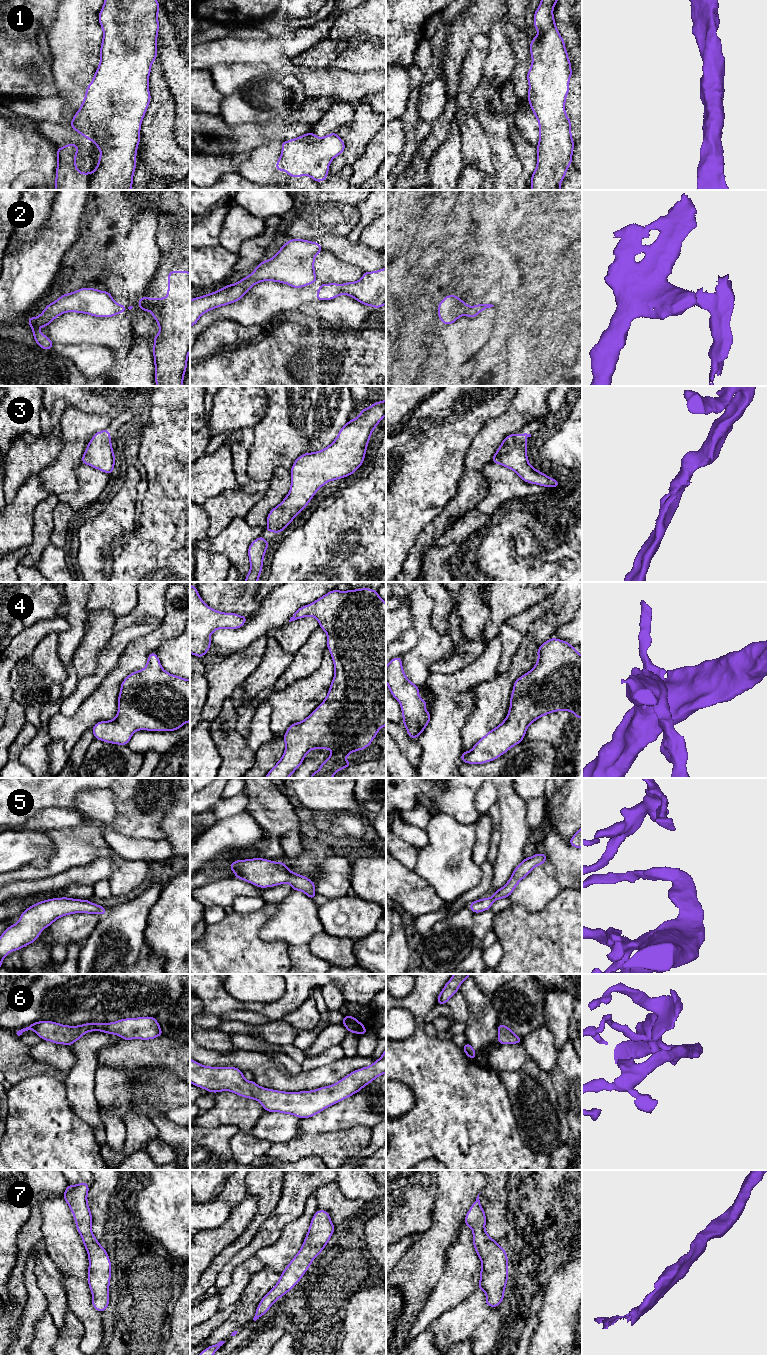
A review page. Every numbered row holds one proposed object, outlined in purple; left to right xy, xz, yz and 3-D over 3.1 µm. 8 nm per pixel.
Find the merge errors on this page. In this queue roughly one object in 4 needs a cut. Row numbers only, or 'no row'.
2

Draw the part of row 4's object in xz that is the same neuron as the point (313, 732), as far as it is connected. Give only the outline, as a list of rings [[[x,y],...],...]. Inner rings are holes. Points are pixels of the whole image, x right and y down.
[[[332,590],[312,604],[299,608],[289,622],[312,616],[327,633],[327,648],[333,659],[335,674],[325,700],[306,719],[293,723],[284,735],[285,751],[282,758],[265,778],[288,778],[302,764],[312,749],[330,749],[332,754],[319,766],[310,778],[332,778],[339,770],[352,766],[345,757],[354,751],[364,750],[386,725],[386,603],[376,590]]]

